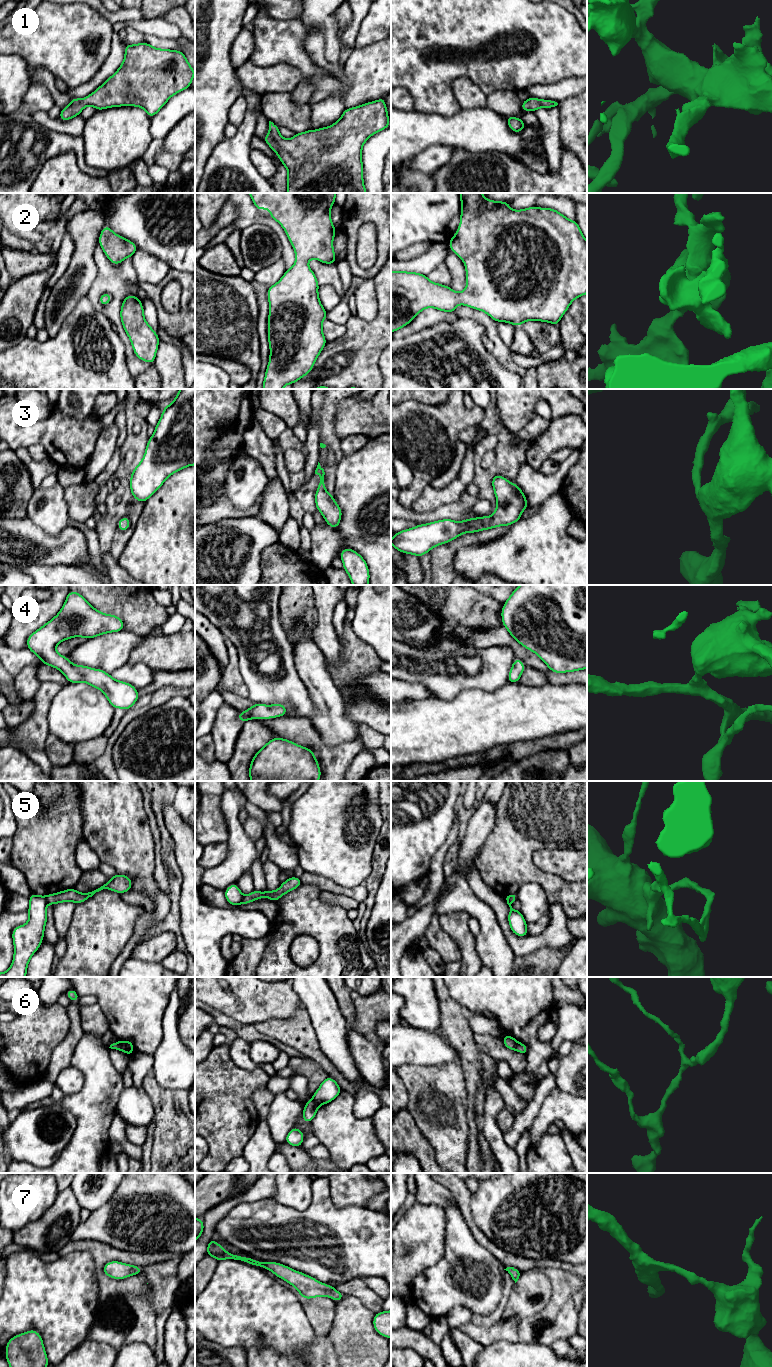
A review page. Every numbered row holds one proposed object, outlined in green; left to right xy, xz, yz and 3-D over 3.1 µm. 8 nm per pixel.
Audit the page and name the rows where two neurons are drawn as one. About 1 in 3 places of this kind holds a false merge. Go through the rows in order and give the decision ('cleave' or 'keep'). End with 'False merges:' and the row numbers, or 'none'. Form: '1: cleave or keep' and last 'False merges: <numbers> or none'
1: keep
2: keep
3: keep
4: keep
5: cleave
6: cleave
7: keep
False merges: 5, 6

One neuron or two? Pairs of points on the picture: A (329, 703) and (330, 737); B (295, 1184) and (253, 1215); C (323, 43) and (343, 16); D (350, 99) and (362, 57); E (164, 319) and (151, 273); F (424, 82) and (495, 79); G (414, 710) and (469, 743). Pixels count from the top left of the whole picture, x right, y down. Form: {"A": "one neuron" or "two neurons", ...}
{"A": "one neuron", "B": "two neurons", "C": "two neurons", "D": "one neuron", "E": "two neurons", "F": "one neuron", "G": "one neuron"}

